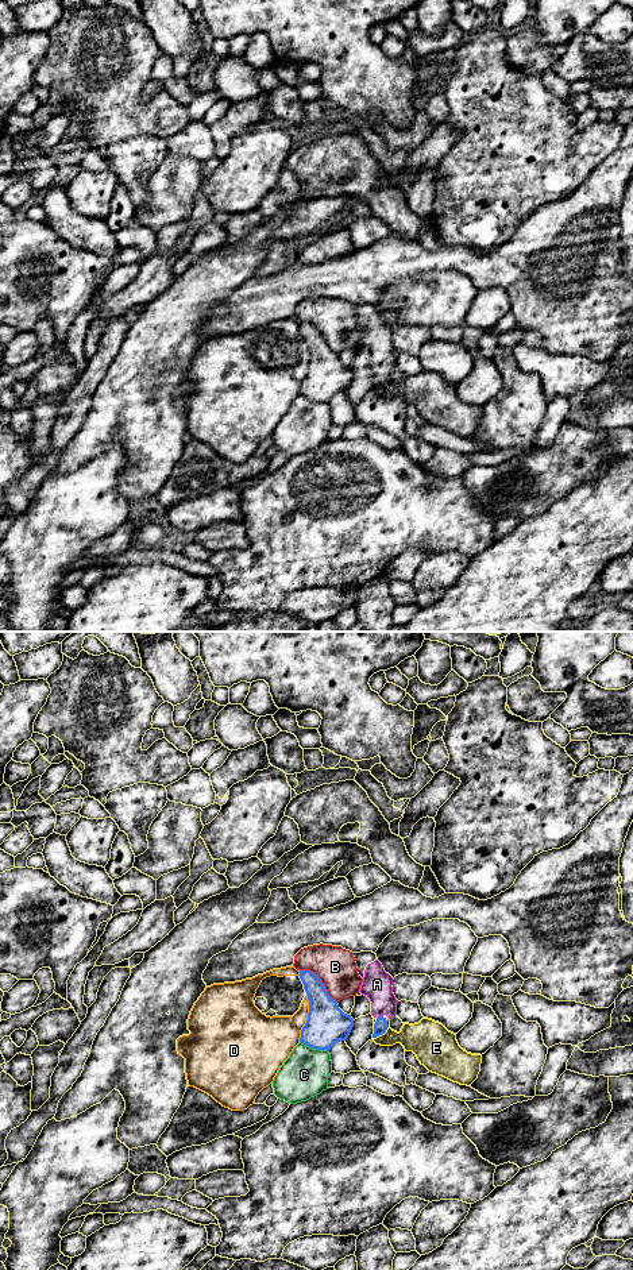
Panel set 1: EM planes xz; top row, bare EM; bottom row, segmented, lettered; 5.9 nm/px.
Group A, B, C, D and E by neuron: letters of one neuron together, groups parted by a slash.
A / B / C / D / E

